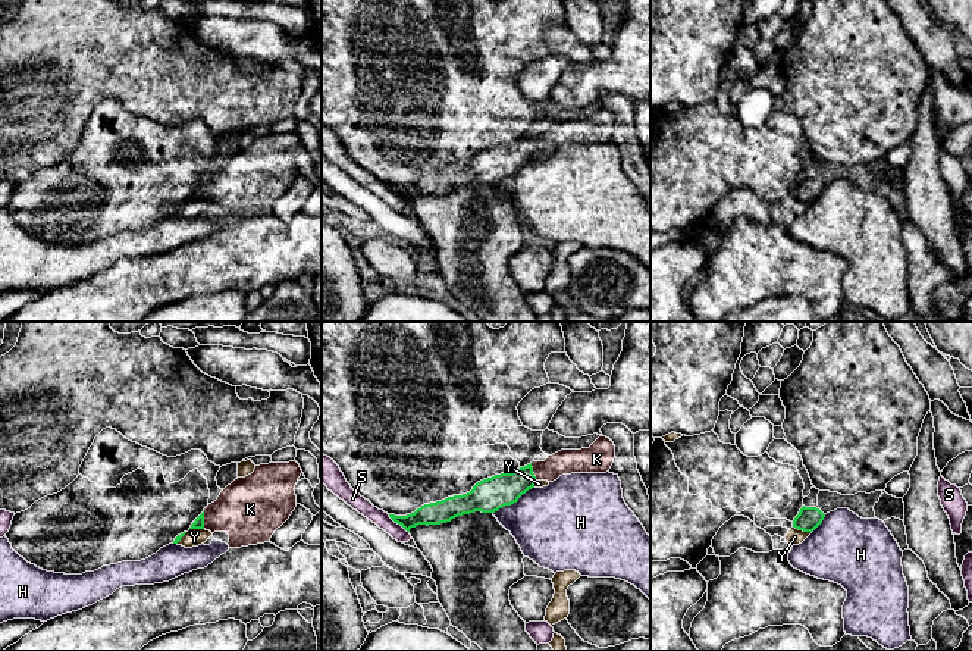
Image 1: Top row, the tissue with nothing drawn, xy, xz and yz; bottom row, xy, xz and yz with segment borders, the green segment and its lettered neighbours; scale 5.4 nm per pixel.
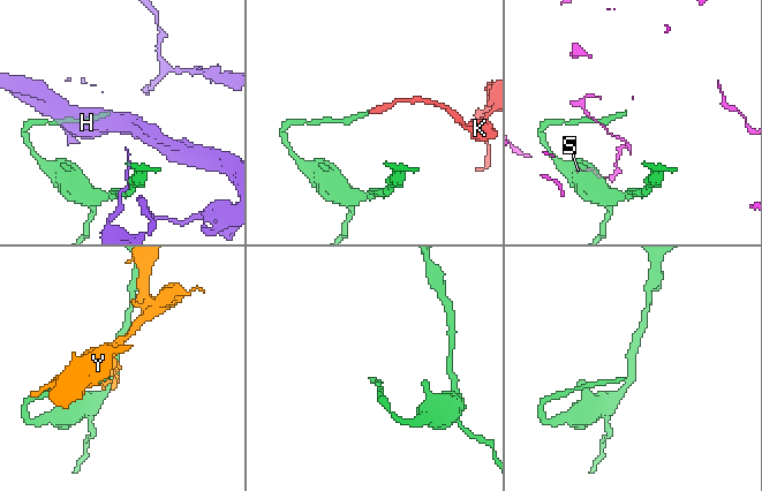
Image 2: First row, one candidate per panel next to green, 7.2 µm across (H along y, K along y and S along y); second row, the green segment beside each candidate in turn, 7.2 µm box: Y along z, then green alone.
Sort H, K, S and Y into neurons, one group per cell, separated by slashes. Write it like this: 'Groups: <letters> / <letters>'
Groups: H / K / S / Y

